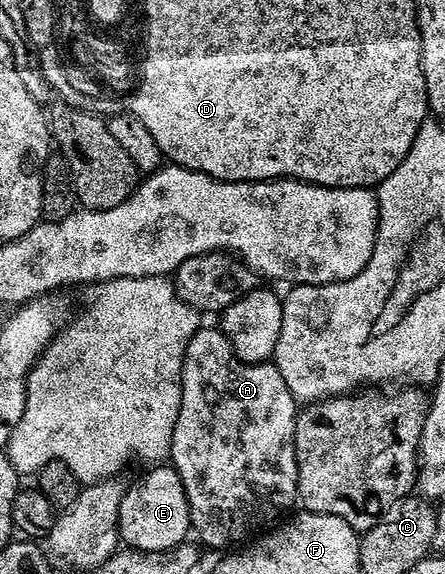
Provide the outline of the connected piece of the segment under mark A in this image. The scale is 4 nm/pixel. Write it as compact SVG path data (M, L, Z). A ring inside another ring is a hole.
M195 330L194 337L189 339L187 343L186 362L182 372L182 404L172 433L169 458L185 487L185 493L189 499L191 526L195 534L198 533L199 542L203 546L206 544L210 547L226 547L222 549L228 549L231 548L228 546L238 541L240 541L239 543L245 542L244 539L250 534L250 536L257 534L258 529L263 530L268 525L266 523L270 522L292 501L295 502L298 489L298 470L296 469L296 453L294 452L294 418L298 415L300 407L273 362L245 363L240 361L236 357L232 345L228 345L228 341L222 336L221 330Z

